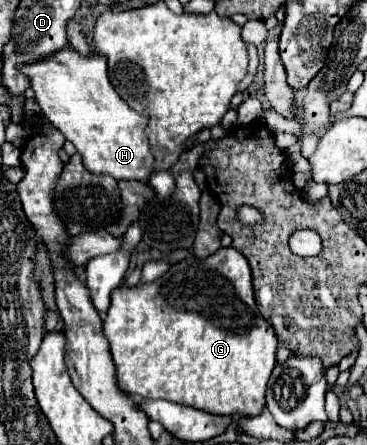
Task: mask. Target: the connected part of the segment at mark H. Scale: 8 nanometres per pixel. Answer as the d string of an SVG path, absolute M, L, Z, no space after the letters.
M65 48L45 62L33 62L21 70L35 92L43 116L77 148L83 164L93 174L109 174L117 180L145 182L151 176L153 154L145 136L147 118L131 110L107 76L107 58L99 54L81 56L73 48Z

